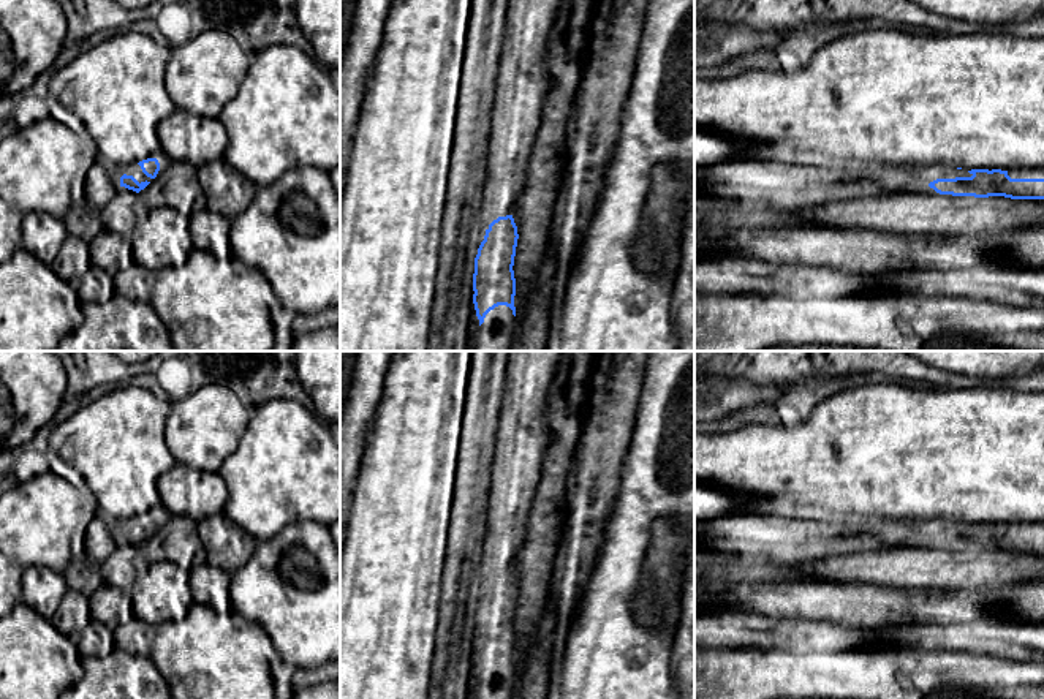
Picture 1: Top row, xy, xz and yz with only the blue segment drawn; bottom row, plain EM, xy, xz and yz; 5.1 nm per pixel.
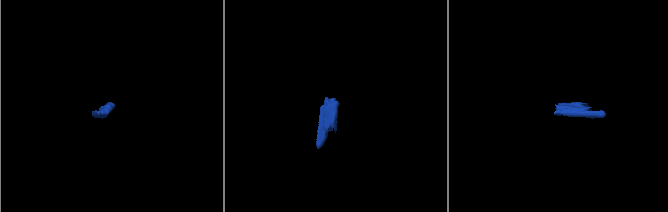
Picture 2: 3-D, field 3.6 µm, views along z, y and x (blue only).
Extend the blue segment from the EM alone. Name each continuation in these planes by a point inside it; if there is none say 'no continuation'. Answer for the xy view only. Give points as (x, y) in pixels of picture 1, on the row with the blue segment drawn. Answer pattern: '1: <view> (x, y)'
1: xy (135, 170)

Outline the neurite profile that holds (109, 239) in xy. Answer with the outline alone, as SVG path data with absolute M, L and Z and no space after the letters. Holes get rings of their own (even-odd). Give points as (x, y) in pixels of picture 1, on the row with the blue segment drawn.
M103 231L89 242L89 253L92 256L92 264L111 275L134 263L130 239L111 231Z

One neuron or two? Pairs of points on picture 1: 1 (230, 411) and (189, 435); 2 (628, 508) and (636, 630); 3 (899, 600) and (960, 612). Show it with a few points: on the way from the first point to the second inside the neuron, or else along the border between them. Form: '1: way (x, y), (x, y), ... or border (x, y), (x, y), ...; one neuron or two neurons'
1: way (220, 418), (214, 419), (198, 434); one neuron
2: way (628, 538), (628, 600); one neuron
3: way (915, 606), (945, 606); one neuron

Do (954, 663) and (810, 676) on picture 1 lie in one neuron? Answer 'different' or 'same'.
same

